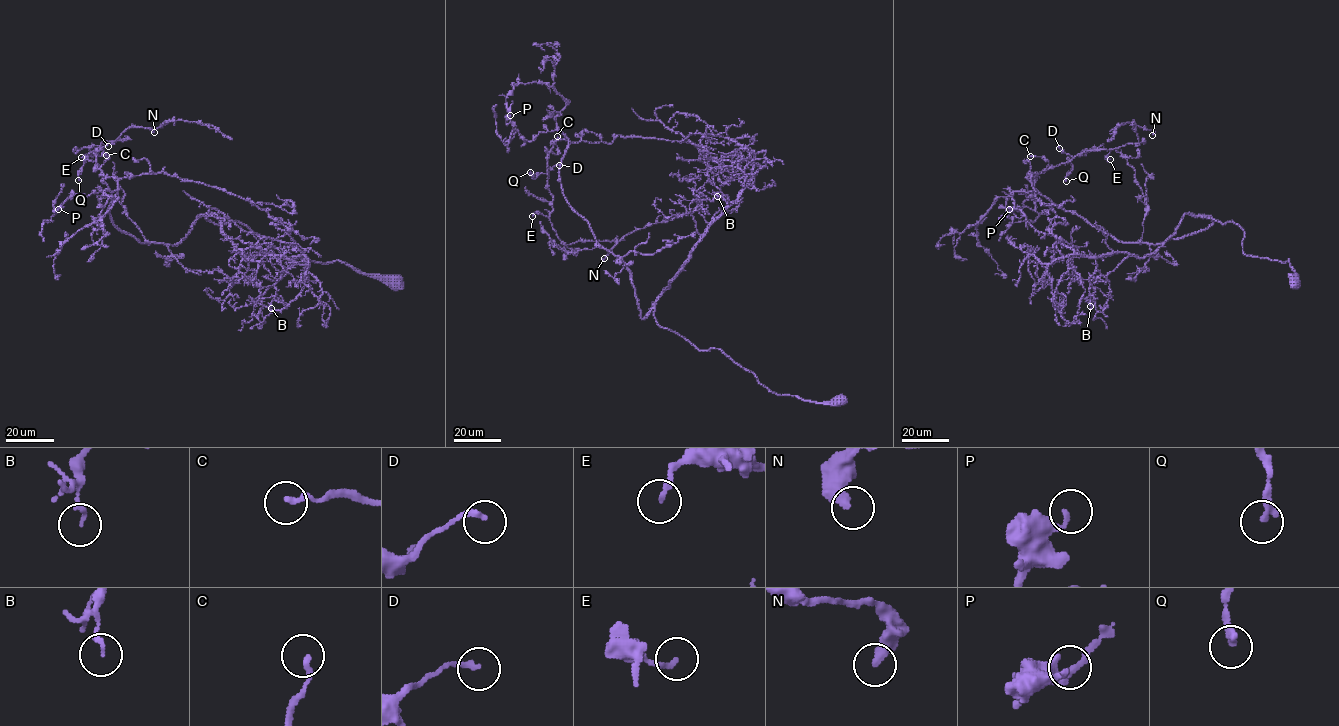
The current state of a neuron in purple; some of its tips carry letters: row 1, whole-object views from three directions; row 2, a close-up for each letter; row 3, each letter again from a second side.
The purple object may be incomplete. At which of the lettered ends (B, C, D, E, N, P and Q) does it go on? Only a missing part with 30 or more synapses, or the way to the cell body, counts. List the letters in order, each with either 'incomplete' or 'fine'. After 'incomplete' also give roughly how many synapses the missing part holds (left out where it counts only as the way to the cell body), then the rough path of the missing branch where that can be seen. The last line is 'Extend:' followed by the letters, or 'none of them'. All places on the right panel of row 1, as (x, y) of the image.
B: fine
C: fine
D: fine
E: fine
N: fine
P: fine
Q: fine
Extend: none of them

